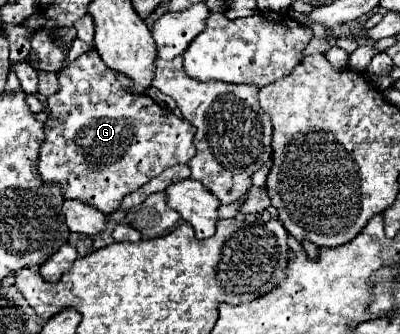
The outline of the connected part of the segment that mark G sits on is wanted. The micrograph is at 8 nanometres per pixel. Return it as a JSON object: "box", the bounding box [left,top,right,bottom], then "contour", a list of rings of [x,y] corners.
{"box":[39,50,195,214],"contour":[[[97,50],[81,54],[59,74],[61,90],[49,96],[47,102],[47,124],[45,124],[45,142],[39,156],[39,174],[47,182],[59,182],[63,196],[67,200],[81,200],[103,214],[113,214],[119,210],[123,198],[151,178],[159,176],[165,168],[175,164],[187,164],[195,156],[195,126],[177,118],[171,110],[167,112],[155,104],[149,96],[133,96],[119,86],[117,76],[109,70],[99,58]]]}

